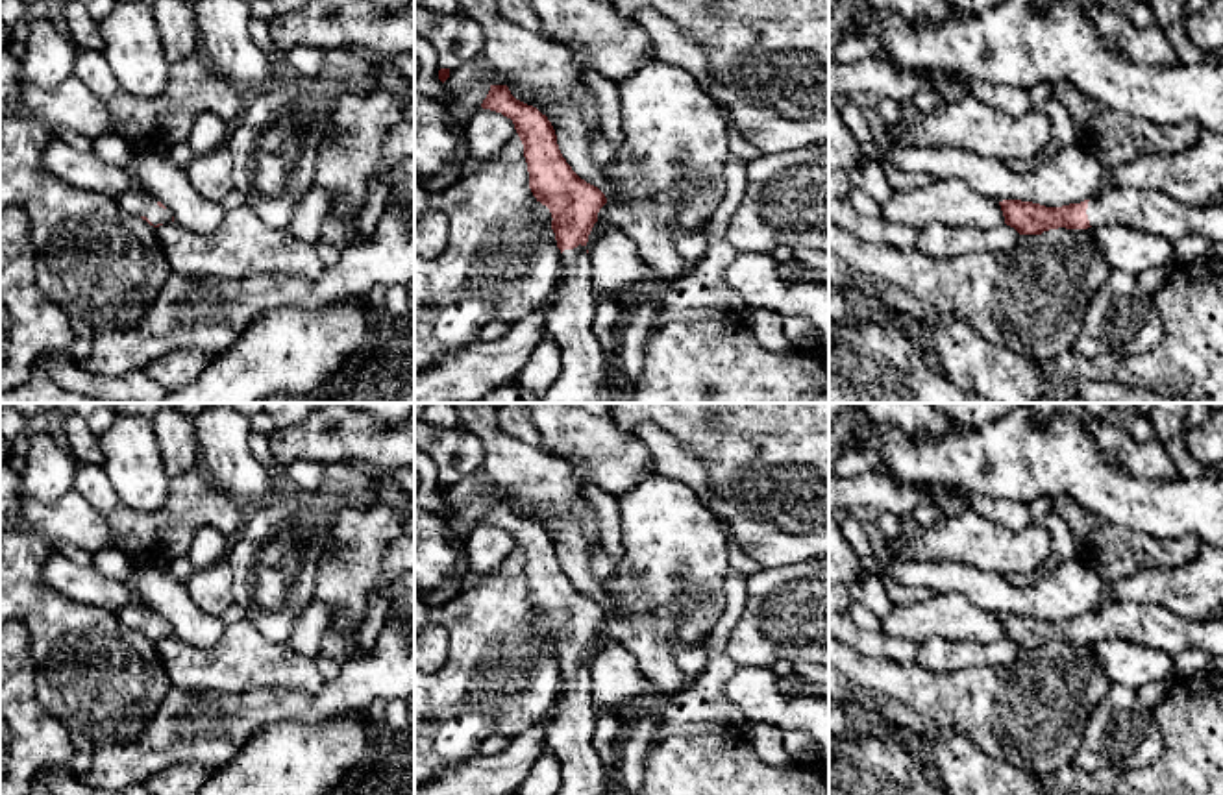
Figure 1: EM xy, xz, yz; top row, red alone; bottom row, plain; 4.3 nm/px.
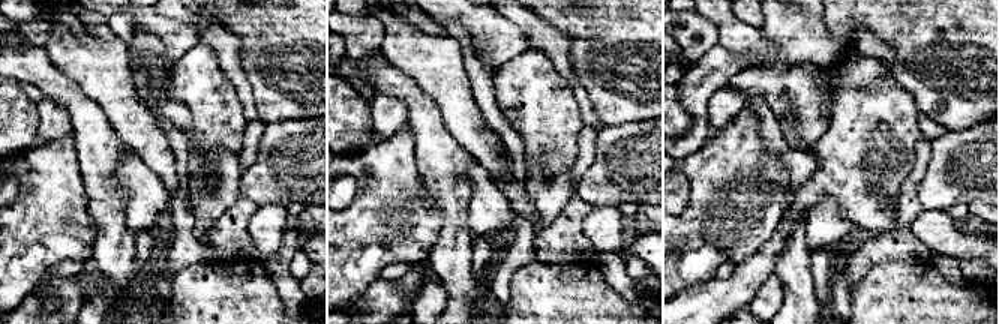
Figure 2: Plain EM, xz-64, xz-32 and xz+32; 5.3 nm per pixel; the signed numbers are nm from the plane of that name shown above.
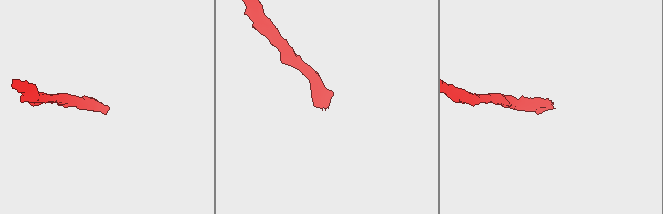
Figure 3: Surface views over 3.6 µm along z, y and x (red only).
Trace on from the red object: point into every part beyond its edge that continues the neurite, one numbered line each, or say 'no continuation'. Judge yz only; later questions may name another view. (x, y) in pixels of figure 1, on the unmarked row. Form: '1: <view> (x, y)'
1: yz (1149, 625)

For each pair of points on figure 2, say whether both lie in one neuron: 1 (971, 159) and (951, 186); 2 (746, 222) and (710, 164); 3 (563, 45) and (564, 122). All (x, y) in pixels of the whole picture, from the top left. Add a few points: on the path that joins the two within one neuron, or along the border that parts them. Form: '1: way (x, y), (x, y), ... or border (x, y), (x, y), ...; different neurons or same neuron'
1: way (966, 165), (951, 180); same neuron
2: way (737, 207), (737, 191), (725, 179); same neuron
3: border (540, 50), (567, 81), (579, 108); different neurons

